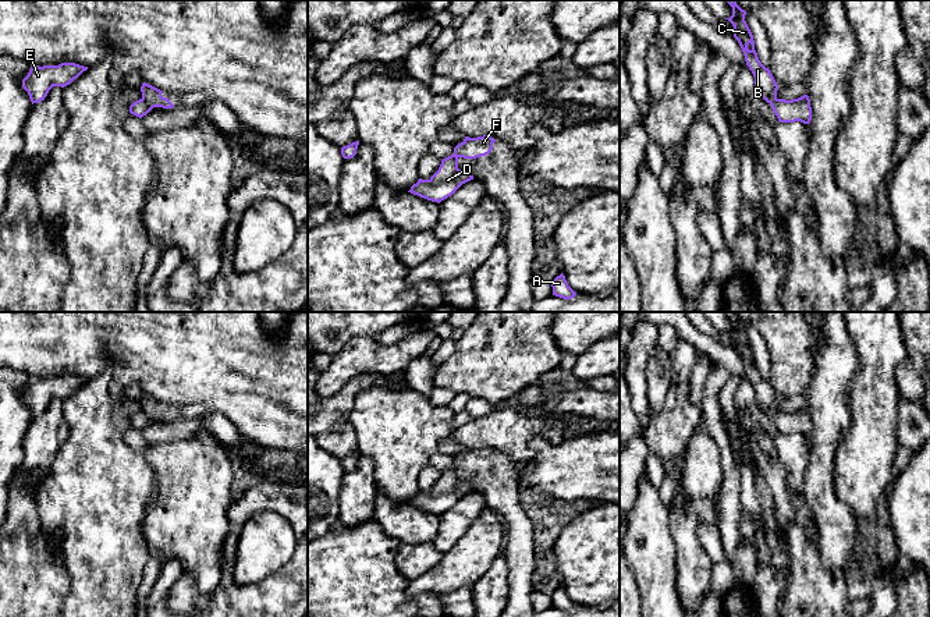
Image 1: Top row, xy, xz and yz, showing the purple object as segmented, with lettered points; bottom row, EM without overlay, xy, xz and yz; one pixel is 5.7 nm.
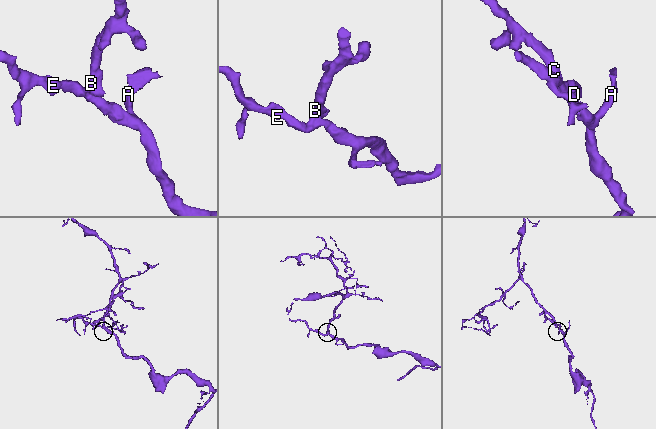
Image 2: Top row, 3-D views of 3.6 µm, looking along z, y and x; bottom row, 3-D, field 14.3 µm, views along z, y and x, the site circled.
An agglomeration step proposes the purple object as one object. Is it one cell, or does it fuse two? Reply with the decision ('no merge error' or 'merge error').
merge error

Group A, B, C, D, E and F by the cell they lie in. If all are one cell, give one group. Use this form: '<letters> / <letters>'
A D E / B C F

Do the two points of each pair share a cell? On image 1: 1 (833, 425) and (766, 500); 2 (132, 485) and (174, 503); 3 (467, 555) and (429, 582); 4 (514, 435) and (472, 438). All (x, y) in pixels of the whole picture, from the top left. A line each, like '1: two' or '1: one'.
1: two
2: two
3: one
4: one

